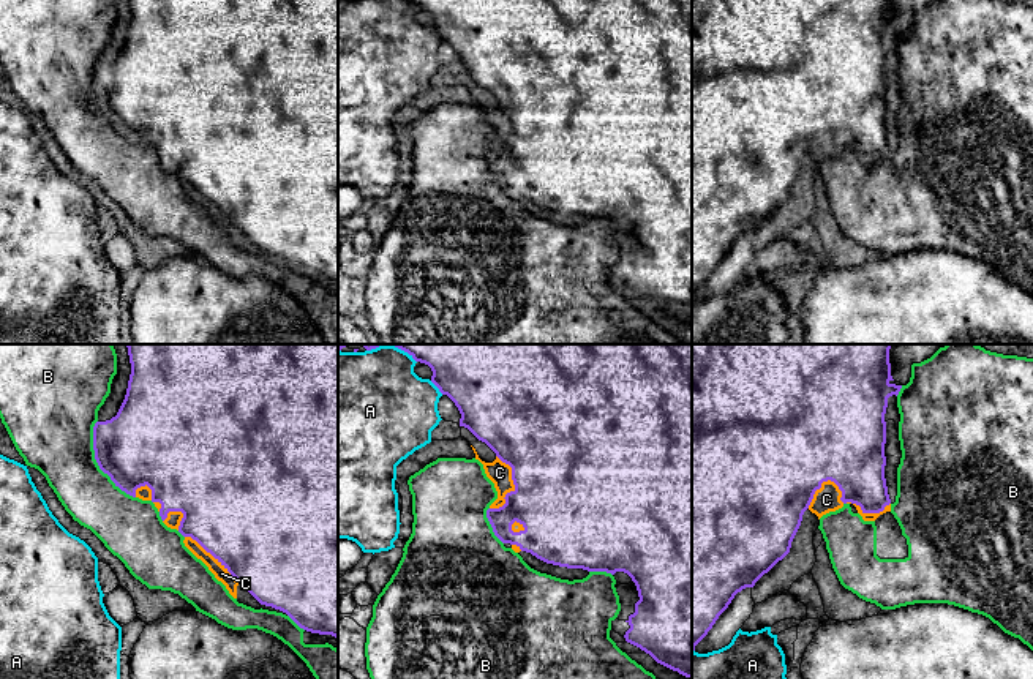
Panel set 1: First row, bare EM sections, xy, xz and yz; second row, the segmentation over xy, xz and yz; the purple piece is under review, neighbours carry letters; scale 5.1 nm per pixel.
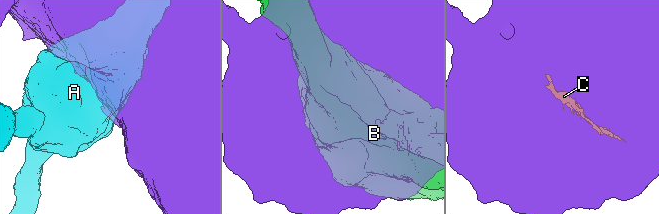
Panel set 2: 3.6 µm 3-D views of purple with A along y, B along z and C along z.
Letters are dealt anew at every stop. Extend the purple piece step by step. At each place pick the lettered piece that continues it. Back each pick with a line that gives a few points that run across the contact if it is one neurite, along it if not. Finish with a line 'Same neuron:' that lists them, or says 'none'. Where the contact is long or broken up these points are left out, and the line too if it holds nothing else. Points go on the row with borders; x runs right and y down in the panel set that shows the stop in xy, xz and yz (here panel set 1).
Same neuron: C

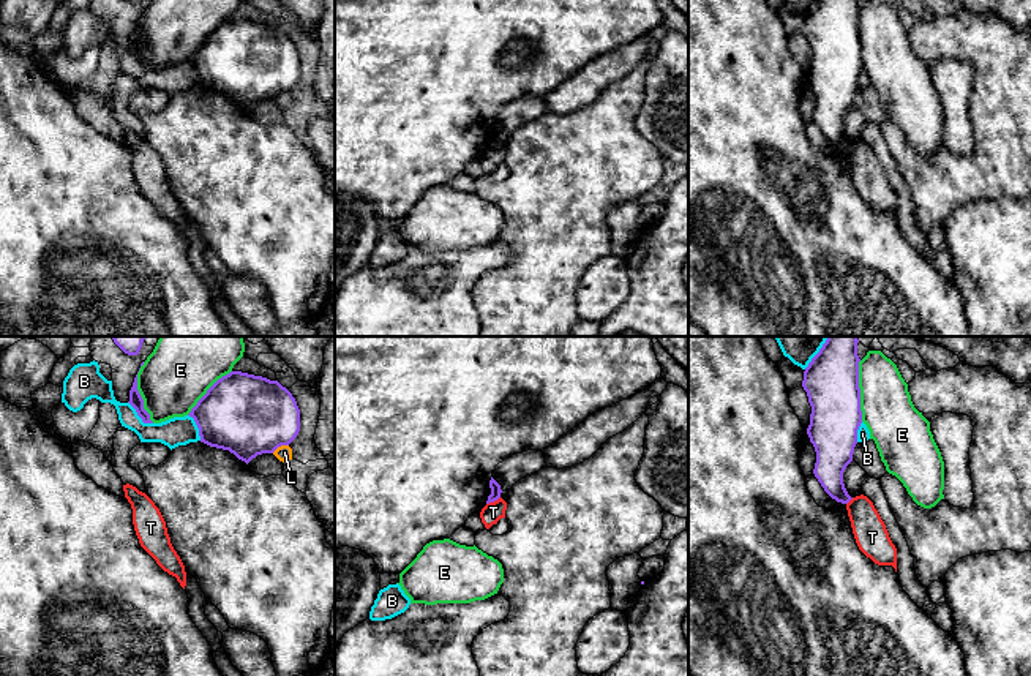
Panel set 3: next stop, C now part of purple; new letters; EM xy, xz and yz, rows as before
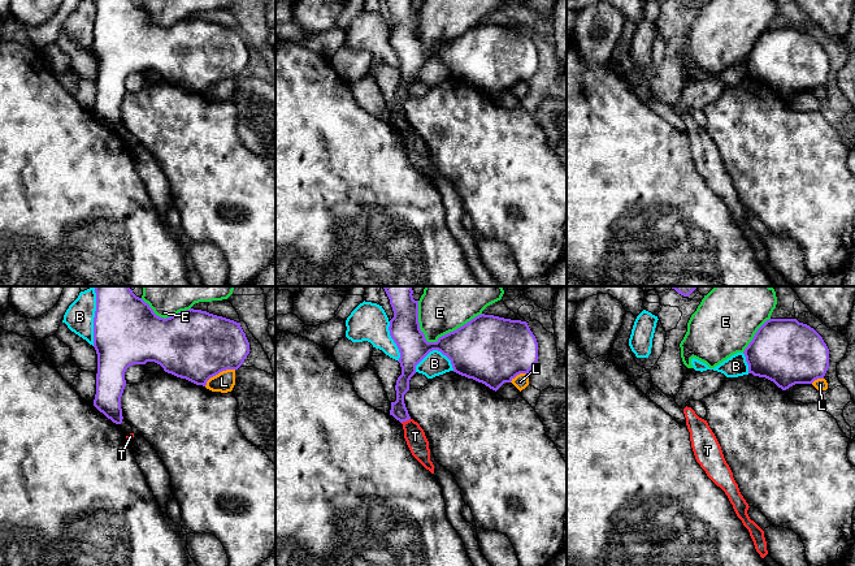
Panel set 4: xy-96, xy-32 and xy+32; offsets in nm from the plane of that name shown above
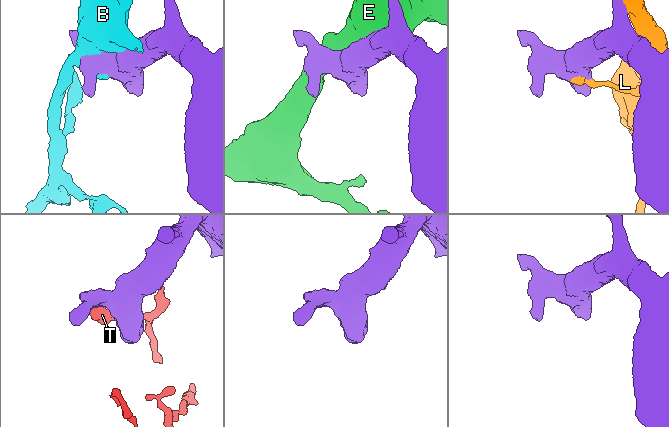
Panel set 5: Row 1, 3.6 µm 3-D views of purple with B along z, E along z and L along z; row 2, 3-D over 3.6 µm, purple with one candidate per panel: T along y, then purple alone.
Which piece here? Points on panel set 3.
Same neuron: none

